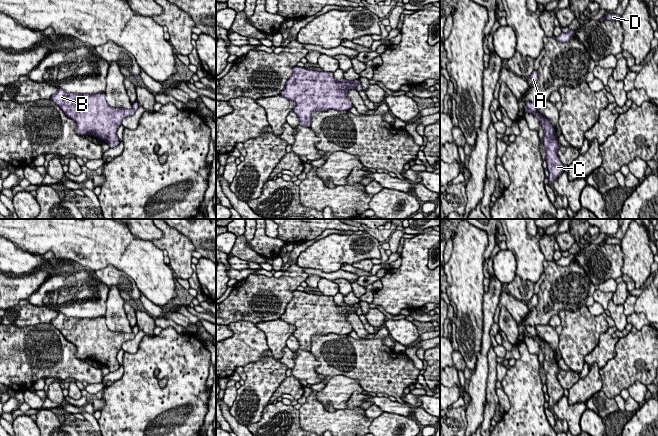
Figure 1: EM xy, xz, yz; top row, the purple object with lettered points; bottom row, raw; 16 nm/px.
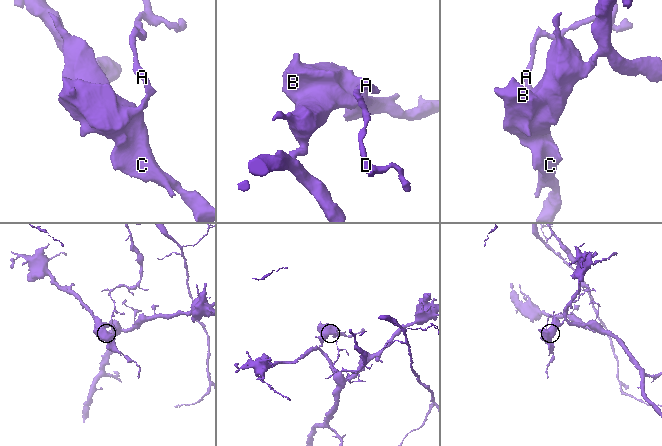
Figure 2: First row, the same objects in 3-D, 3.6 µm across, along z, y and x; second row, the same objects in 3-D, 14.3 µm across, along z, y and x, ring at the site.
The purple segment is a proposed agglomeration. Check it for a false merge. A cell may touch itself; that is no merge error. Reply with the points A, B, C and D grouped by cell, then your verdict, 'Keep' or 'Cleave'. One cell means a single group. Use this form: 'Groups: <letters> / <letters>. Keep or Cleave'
Groups: A D / B C. Cleave

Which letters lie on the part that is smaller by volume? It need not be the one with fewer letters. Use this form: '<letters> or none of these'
A, D

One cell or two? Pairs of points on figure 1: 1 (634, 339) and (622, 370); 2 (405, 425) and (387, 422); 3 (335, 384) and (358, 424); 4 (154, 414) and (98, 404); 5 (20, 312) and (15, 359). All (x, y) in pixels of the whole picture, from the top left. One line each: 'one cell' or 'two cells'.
1: one cell
2: one cell
3: two cells
4: two cells
5: two cells

